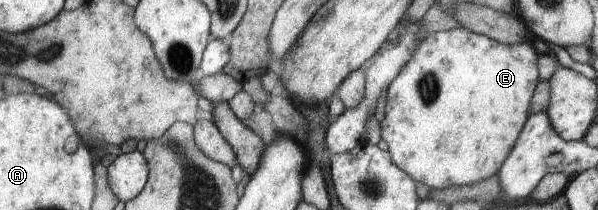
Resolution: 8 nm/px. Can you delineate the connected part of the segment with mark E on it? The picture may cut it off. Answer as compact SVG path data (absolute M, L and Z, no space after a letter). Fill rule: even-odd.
M462 26L448 31L430 33L420 43L411 59L401 68L400 74L391 82L387 90L386 118L381 123L381 138L388 143L388 152L391 154L392 160L416 182L423 182L431 189L479 183L497 174L500 167L506 162L507 156L511 154L512 147L518 142L529 119L528 108L530 108L530 100L534 98L536 84L539 84L538 54L526 41L513 45L502 44L500 41L492 40L489 36L473 33Z

